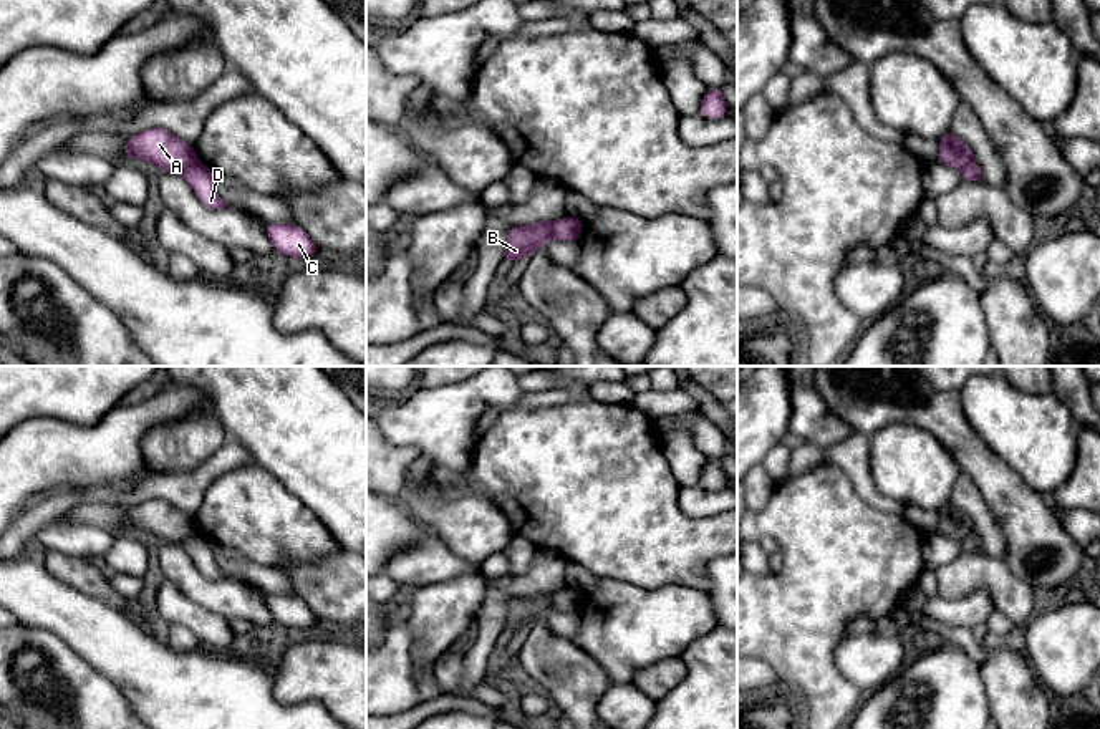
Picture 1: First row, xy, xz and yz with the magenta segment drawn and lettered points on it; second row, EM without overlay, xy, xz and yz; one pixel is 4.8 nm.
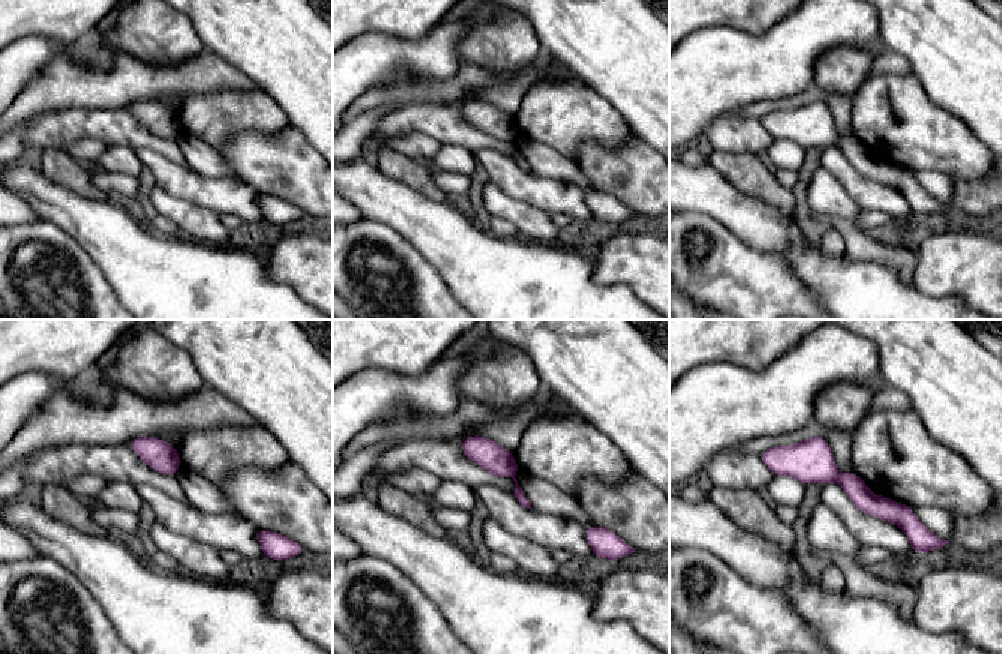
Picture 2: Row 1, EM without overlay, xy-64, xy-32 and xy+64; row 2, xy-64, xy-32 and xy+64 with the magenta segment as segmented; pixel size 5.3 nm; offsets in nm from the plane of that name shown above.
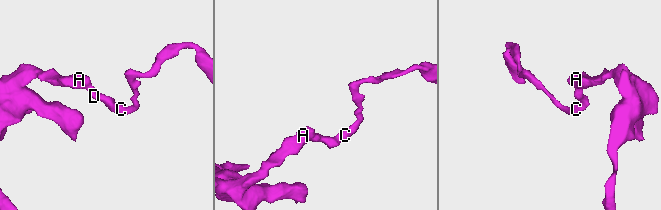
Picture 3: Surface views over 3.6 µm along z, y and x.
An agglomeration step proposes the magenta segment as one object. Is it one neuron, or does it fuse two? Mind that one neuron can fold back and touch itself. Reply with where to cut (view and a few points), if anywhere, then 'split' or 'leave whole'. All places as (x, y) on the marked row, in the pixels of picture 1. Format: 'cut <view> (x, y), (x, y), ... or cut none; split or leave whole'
cut xy (197, 161), (179, 173); split

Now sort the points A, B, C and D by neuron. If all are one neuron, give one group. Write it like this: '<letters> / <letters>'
A B / C D

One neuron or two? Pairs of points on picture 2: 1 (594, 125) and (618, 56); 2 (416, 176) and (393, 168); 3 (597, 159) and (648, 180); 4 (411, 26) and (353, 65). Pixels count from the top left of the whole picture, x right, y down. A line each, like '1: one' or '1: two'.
1: two
2: one
3: one
4: two

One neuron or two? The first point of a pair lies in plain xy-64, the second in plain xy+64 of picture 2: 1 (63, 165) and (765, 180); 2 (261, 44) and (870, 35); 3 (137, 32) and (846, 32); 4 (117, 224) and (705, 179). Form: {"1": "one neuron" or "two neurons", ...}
{"1": "one neuron", "2": "two neurons", "3": "two neurons", "4": "one neuron"}

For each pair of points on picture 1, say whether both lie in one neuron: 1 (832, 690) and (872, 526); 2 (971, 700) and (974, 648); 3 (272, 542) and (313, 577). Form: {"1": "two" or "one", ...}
{"1": "one", "2": "two", "3": "two"}

